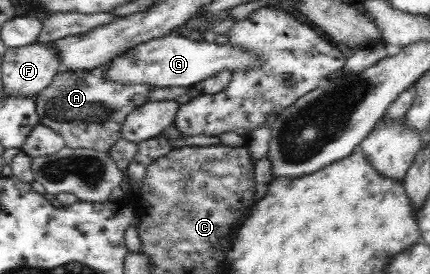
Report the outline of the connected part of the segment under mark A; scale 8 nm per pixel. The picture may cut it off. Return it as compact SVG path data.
M108 63L98 65L97 68L59 71L51 81L36 96L36 113L41 124L52 128L64 138L65 146L69 148L88 148L106 152L117 140L120 140L120 128L126 116L137 107L148 101L152 94L151 84L121 84L116 80L108 80Z

